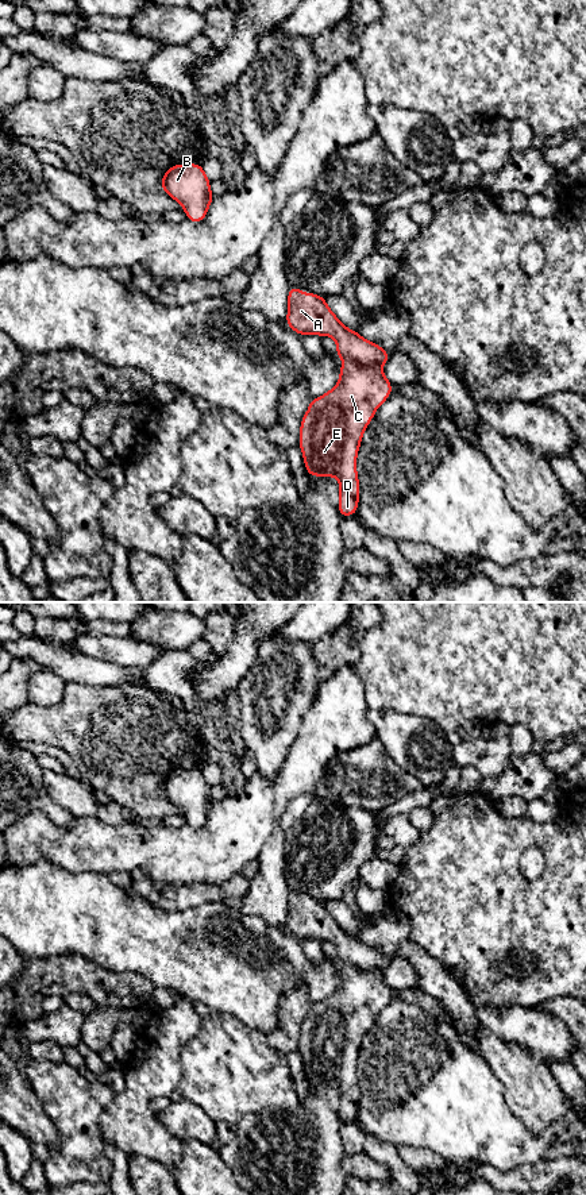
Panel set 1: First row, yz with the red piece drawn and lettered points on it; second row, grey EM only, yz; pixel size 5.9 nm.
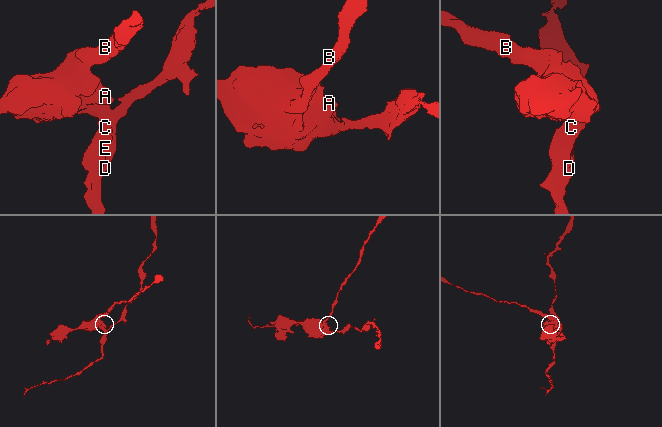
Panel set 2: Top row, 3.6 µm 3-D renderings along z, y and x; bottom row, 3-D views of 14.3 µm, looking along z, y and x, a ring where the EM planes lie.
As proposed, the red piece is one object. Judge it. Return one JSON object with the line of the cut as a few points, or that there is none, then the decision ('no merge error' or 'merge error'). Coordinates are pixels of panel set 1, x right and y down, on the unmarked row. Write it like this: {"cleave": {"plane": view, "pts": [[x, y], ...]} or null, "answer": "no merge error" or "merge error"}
{"cleave": {"plane": "yz", "pts": [[344, 964], [381, 972]]}, "answer": "merge error"}

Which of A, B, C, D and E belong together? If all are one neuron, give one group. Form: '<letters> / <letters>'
A B / C D E

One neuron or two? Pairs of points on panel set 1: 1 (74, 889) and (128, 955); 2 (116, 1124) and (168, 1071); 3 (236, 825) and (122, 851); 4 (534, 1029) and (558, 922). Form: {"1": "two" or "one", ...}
{"1": "one", "2": "one", "3": "one", "4": "two"}

